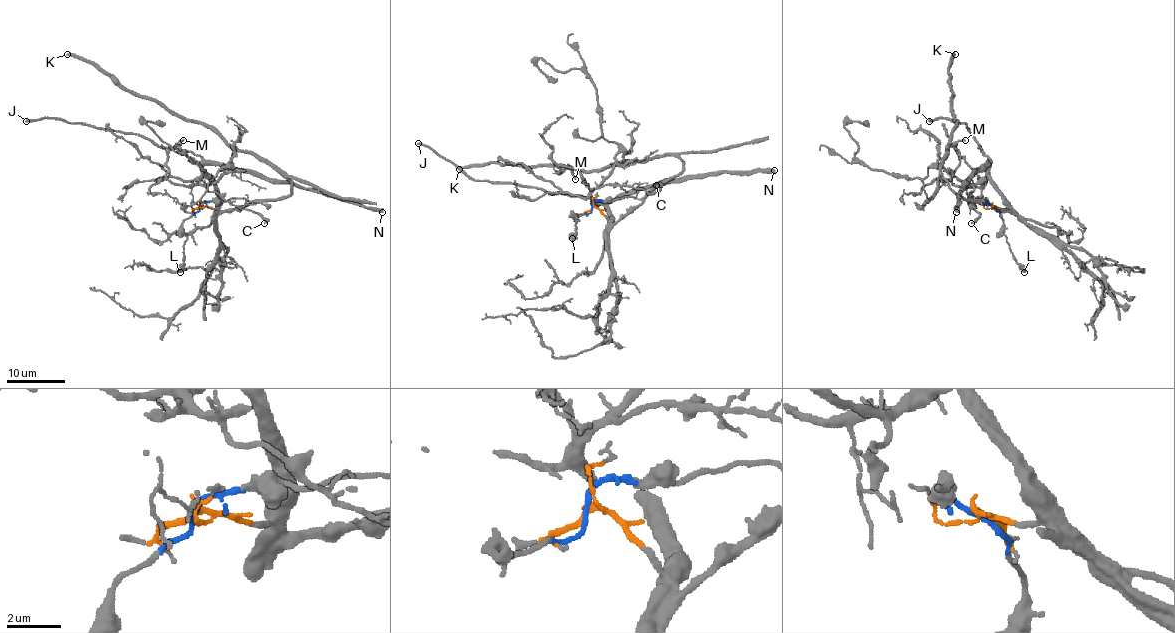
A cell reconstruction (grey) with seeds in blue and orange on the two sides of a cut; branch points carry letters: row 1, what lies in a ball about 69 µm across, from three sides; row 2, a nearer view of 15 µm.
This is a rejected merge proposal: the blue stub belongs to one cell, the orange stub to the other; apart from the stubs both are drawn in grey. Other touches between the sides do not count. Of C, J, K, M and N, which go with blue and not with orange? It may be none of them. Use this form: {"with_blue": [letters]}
{"with_blue": ["K"]}

